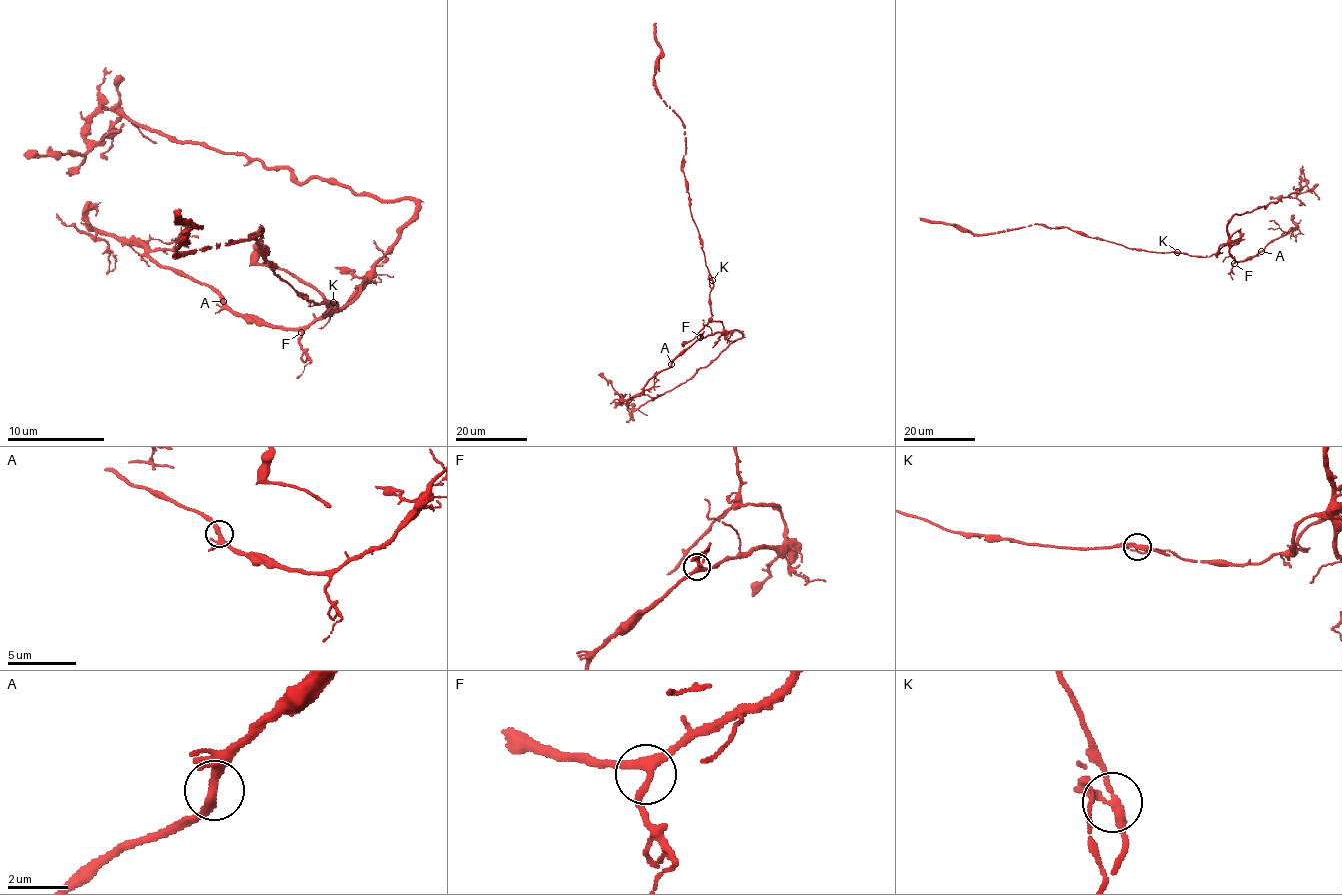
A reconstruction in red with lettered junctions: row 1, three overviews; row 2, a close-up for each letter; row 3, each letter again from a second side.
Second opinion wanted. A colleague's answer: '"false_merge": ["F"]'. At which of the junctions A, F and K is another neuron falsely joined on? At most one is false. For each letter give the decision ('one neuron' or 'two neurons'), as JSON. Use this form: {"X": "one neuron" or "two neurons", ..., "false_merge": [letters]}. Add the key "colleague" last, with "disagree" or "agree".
{"A": "one neuron", "F": "one neuron", "K": "one neuron", "false_merge": [], "colleague": "disagree"}

